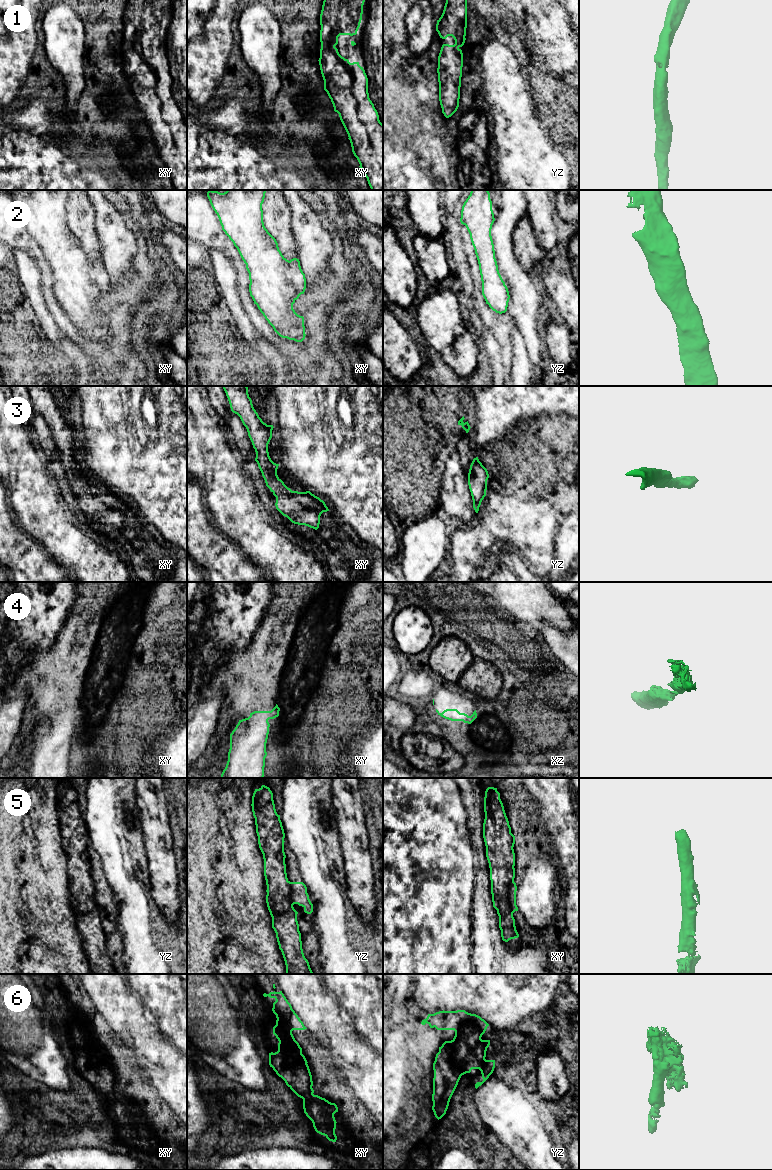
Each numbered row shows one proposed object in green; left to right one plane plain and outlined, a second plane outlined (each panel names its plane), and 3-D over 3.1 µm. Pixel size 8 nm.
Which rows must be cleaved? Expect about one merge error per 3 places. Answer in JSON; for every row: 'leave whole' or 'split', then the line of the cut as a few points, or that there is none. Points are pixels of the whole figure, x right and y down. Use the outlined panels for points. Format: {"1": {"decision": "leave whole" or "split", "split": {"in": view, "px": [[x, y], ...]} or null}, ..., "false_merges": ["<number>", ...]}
{"1": {"decision": "leave whole", "split": null}, "2": {"decision": "leave whole", "split": null}, "3": {"decision": "leave whole", "split": null}, "4": {"decision": "leave whole", "split": null}, "5": {"decision": "leave whole", "split": null}, "6": {"decision": "leave whole", "split": null}, "false_merges": []}

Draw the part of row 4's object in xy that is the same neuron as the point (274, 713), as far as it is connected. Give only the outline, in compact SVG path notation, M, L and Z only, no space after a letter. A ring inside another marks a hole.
M276 706L271 711L254 711L248 718L239 720L230 734L230 749L228 761L221 778L263 778L265 758L267 756L266 743L269 734L269 719L279 716L280 708Z

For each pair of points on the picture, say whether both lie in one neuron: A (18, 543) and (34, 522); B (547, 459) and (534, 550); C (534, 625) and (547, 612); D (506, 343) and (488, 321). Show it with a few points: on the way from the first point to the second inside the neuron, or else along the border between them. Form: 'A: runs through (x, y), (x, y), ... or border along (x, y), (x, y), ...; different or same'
A: border along (13, 512), (16, 522), (39, 542); different
B: runs through (520, 470), (516, 474), (516, 515), (524, 523); same
C: runs through (536, 622), (544, 614); same
D: runs through (504, 337), (494, 326); same

